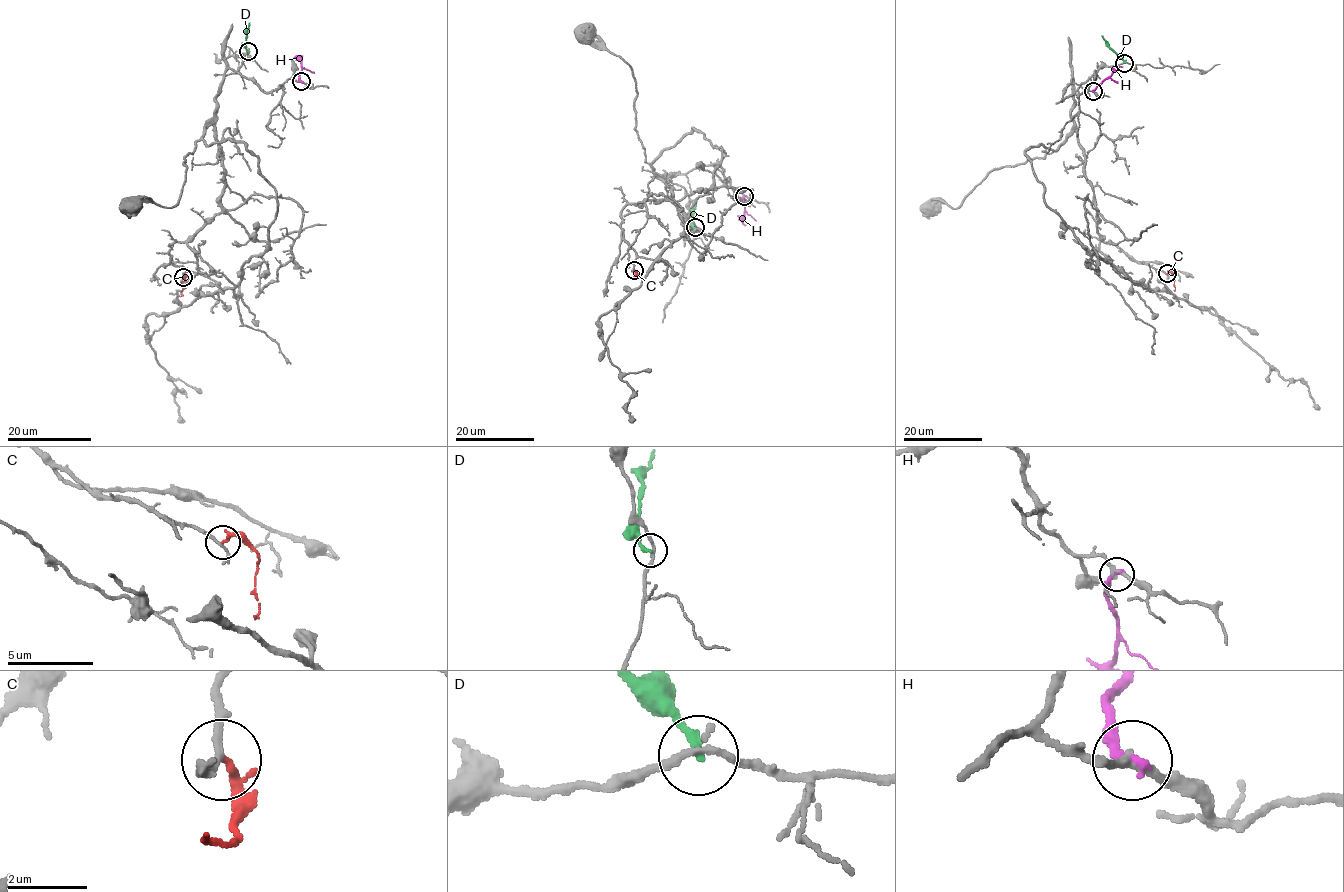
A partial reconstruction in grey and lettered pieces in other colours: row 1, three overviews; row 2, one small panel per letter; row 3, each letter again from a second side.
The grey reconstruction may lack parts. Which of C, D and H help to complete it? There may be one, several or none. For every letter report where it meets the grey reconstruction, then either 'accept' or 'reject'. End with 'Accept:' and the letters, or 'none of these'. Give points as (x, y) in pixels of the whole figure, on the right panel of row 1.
C: meets grey at (1167, 273); accept
D: meets grey at (1124, 63); reject
H: meets grey at (1093, 91); reject
Accept: C

